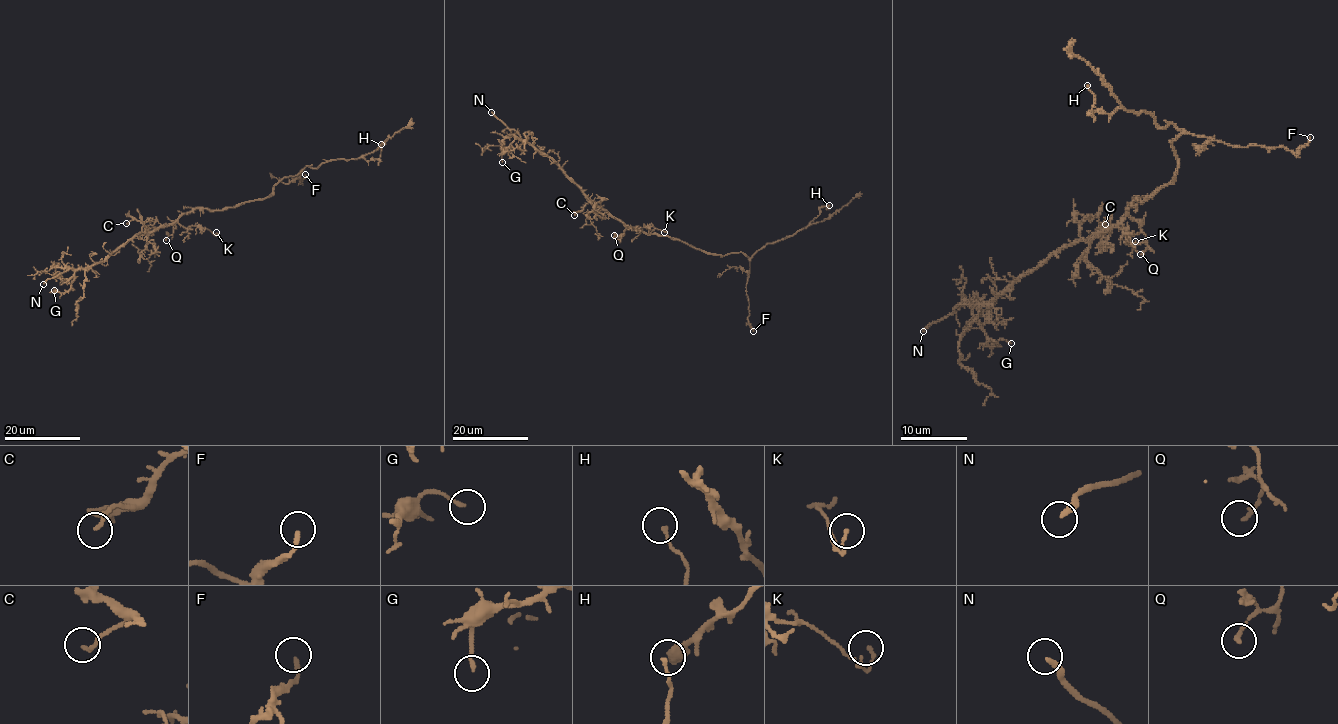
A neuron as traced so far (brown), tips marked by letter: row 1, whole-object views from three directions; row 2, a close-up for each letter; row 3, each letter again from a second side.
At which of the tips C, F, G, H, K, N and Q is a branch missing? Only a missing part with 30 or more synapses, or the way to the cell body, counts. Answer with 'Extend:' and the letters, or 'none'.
Extend: N

